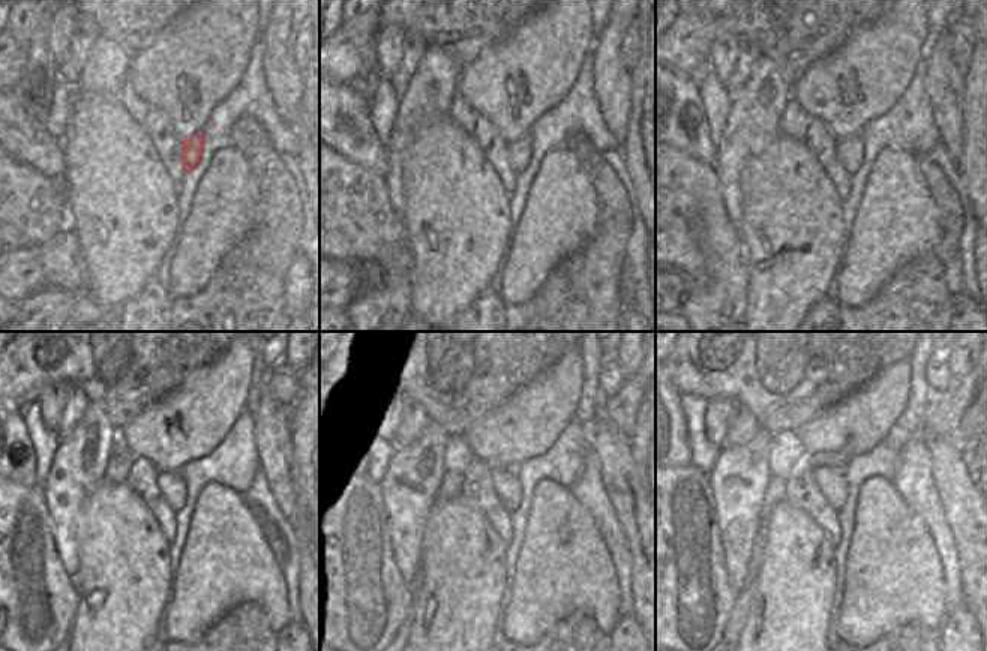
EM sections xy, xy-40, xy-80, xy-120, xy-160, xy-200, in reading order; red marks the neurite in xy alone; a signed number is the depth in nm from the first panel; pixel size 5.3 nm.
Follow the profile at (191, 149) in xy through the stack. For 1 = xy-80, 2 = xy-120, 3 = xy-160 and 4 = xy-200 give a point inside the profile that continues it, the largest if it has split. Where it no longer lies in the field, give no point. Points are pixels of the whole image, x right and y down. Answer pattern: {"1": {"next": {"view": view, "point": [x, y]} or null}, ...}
{"1": {"next": {"view": "xy-80", "point": [851, 152]}}, "2": {"next": {"view": "xy-120", "point": [171, 485]}}, "3": {"next": {"view": "xy-160", "point": [507, 486]}}, "4": {"next": {"view": "xy-200", "point": [831, 483]}}}

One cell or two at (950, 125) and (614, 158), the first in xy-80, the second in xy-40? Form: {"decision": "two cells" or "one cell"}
{"decision": "two cells"}

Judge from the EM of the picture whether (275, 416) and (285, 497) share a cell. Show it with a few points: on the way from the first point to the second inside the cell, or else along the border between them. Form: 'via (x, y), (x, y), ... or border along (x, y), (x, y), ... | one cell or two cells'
via (275, 435), (275, 459), (279, 477) | one cell

